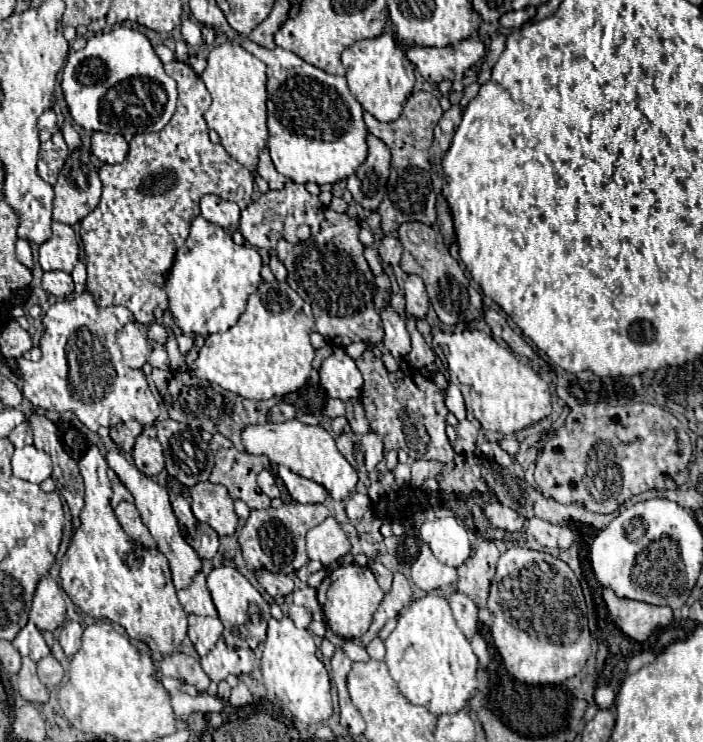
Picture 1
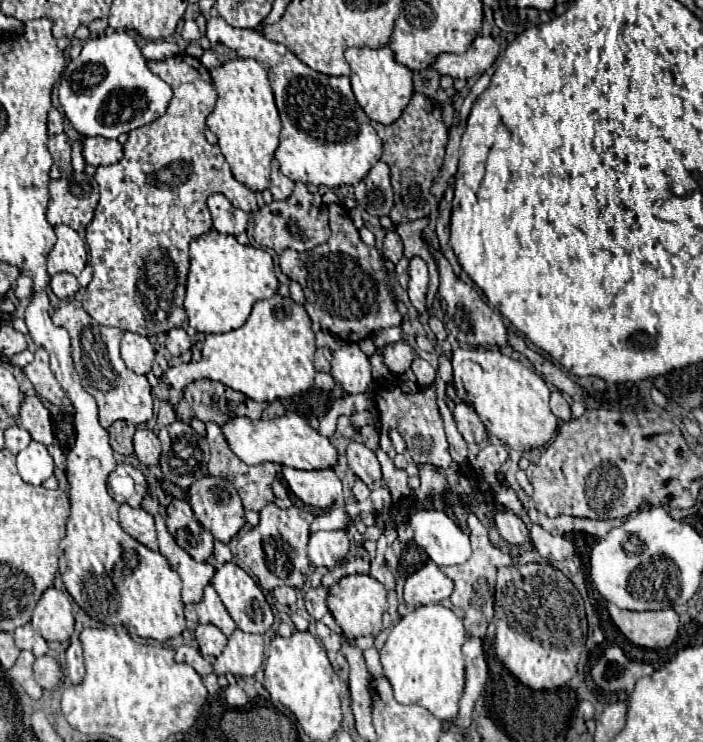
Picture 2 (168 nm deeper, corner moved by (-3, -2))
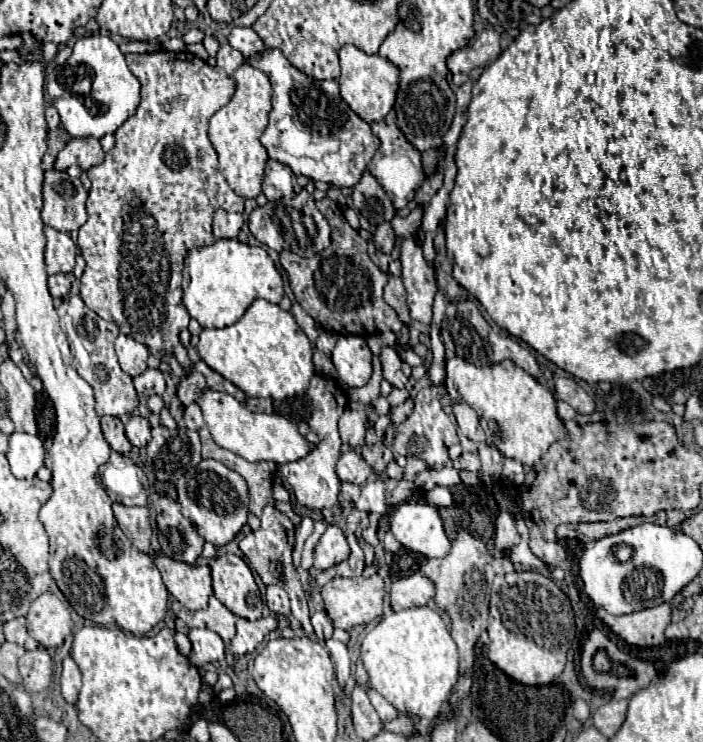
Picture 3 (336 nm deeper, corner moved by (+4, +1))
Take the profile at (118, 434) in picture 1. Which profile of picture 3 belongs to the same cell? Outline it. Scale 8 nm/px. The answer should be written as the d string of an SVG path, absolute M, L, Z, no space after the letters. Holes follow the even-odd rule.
M103 416L101 418L101 428L103 428L105 440L109 442L111 450L115 450L119 454L127 454L131 450L131 442L127 440L125 430L123 430L123 422L119 418Z

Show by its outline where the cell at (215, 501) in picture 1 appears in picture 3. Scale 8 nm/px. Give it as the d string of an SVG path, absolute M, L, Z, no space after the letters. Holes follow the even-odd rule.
M201 460L197 468L185 472L177 482L177 494L185 518L189 518L197 532L215 546L225 546L231 542L247 522L247 484L237 472L217 460Z

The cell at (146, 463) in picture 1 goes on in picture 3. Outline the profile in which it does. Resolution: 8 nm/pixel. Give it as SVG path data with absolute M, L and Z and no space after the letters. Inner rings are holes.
M133 416L127 424L125 424L125 434L129 438L129 442L135 446L135 448L145 448L149 438L151 438L151 426L149 426L149 420L147 418L141 418L141 416Z

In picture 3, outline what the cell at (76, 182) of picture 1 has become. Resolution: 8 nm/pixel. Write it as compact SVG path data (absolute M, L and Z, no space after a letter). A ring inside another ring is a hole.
M59 170L45 172L41 210L43 222L67 234L77 232L87 220L87 196L89 194L79 178L71 178L67 172Z

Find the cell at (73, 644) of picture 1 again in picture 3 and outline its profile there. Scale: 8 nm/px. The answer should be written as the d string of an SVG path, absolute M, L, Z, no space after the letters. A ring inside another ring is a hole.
M71 656L63 660L63 672L61 672L61 694L69 704L75 704L77 694L81 690L81 672L79 666Z

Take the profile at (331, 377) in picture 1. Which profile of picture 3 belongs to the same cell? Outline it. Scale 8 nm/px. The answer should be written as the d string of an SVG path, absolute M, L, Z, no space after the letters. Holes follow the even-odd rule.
M339 336L331 358L337 368L337 376L351 388L365 386L369 382L371 350L363 336Z

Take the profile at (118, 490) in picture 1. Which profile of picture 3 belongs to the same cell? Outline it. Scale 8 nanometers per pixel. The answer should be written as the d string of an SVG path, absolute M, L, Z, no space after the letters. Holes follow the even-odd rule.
M111 452L109 462L101 468L101 482L113 502L121 502L123 506L147 506L149 482L131 458Z

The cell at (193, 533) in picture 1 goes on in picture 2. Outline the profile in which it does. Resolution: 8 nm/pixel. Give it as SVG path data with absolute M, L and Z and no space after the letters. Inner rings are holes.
M174 499L166 507L166 527L176 543L194 559L206 561L212 555L214 537L194 517L190 505L182 499Z

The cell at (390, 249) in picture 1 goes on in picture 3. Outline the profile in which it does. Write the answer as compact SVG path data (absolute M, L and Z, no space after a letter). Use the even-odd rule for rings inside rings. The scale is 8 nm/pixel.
M389 222L379 224L375 234L373 234L373 240L375 240L375 248L377 250L381 250L383 254L391 254L393 244L395 244L395 232L393 232L391 224Z

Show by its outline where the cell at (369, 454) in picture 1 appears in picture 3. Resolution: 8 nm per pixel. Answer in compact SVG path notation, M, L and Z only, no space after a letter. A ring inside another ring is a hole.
M345 448L337 462L337 476L341 482L365 484L369 478L373 478L373 474L373 468L363 460L363 456L357 450Z

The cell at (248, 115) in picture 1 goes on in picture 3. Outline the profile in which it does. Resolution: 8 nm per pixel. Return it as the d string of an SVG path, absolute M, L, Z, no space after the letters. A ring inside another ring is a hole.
M243 64L231 78L235 82L235 94L209 118L209 140L219 156L219 172L225 176L233 192L243 198L257 198L261 194L263 168L267 162L267 152L261 146L259 136L263 134L271 112L271 84L265 72L249 64Z

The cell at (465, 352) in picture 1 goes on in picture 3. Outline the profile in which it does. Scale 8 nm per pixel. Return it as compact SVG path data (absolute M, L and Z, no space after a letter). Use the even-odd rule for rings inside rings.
M451 358L445 366L447 392L467 402L479 414L487 442L495 444L503 456L533 466L553 442L565 438L565 426L557 416L553 392L511 360L479 368L463 358Z

